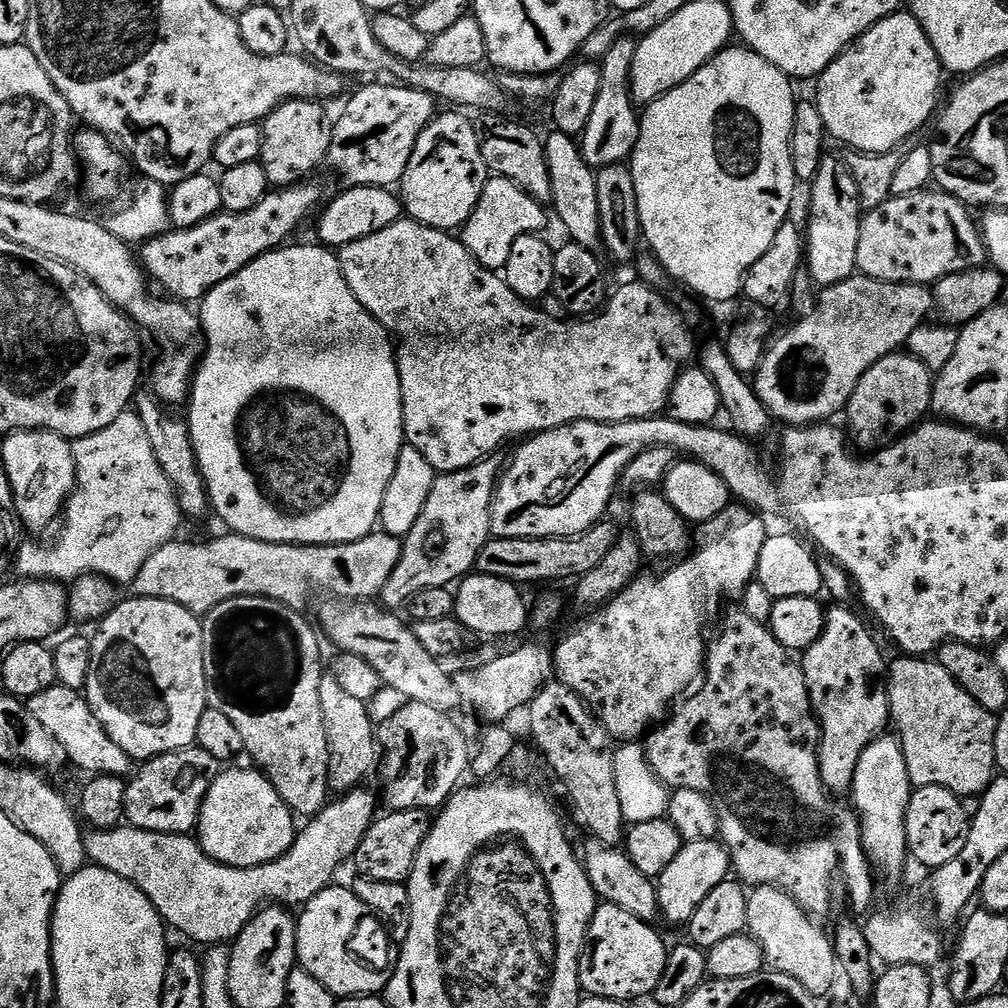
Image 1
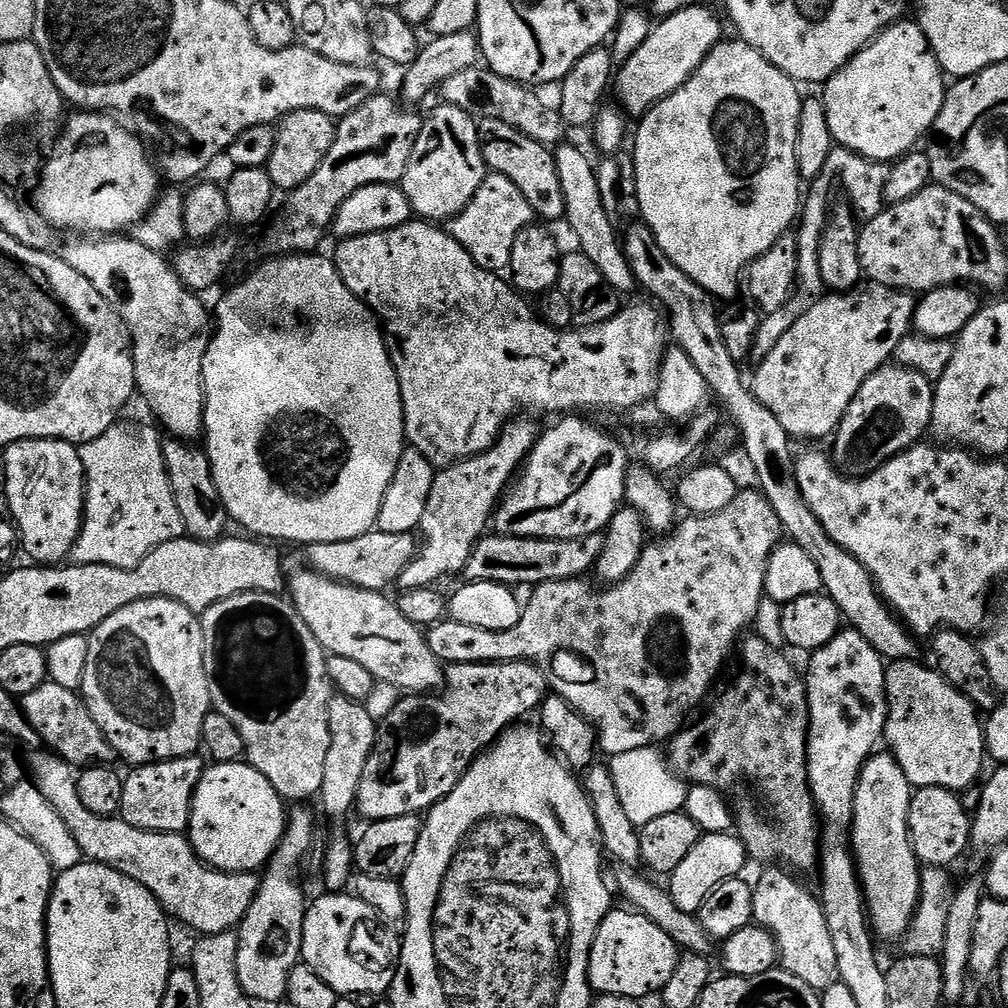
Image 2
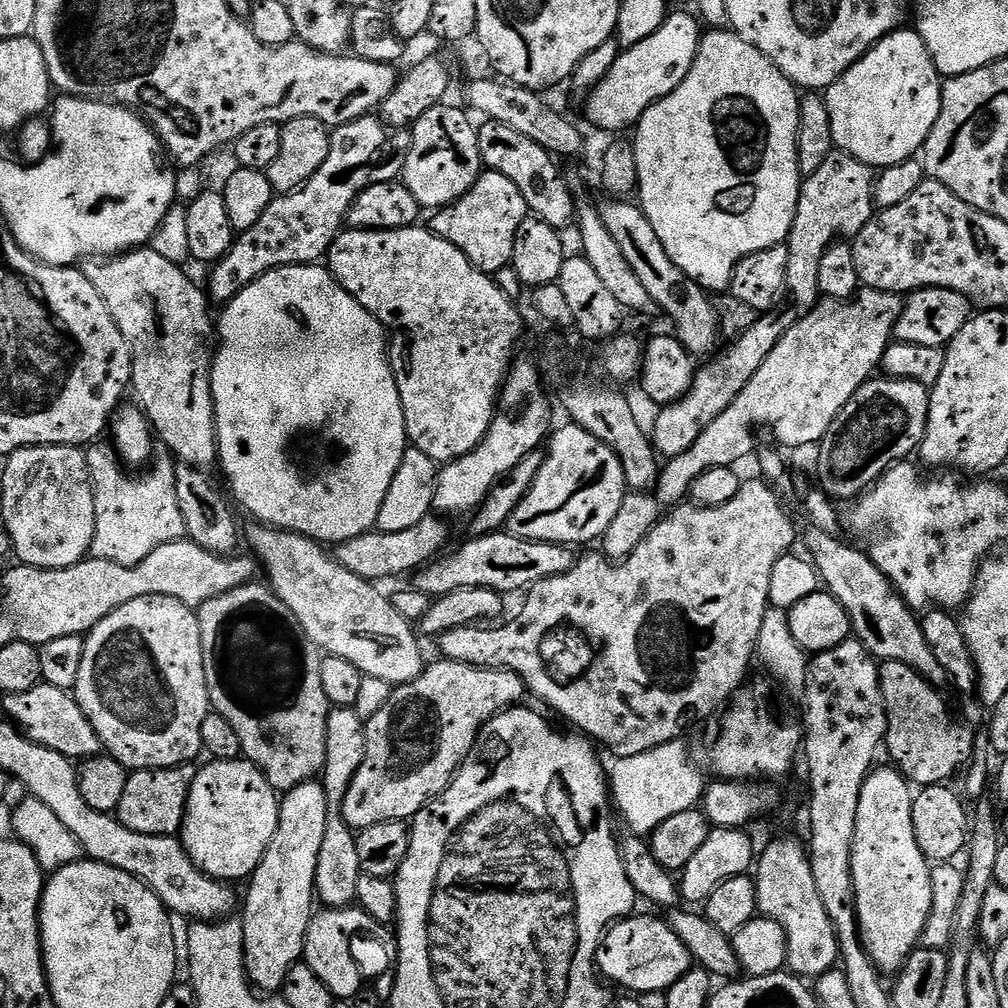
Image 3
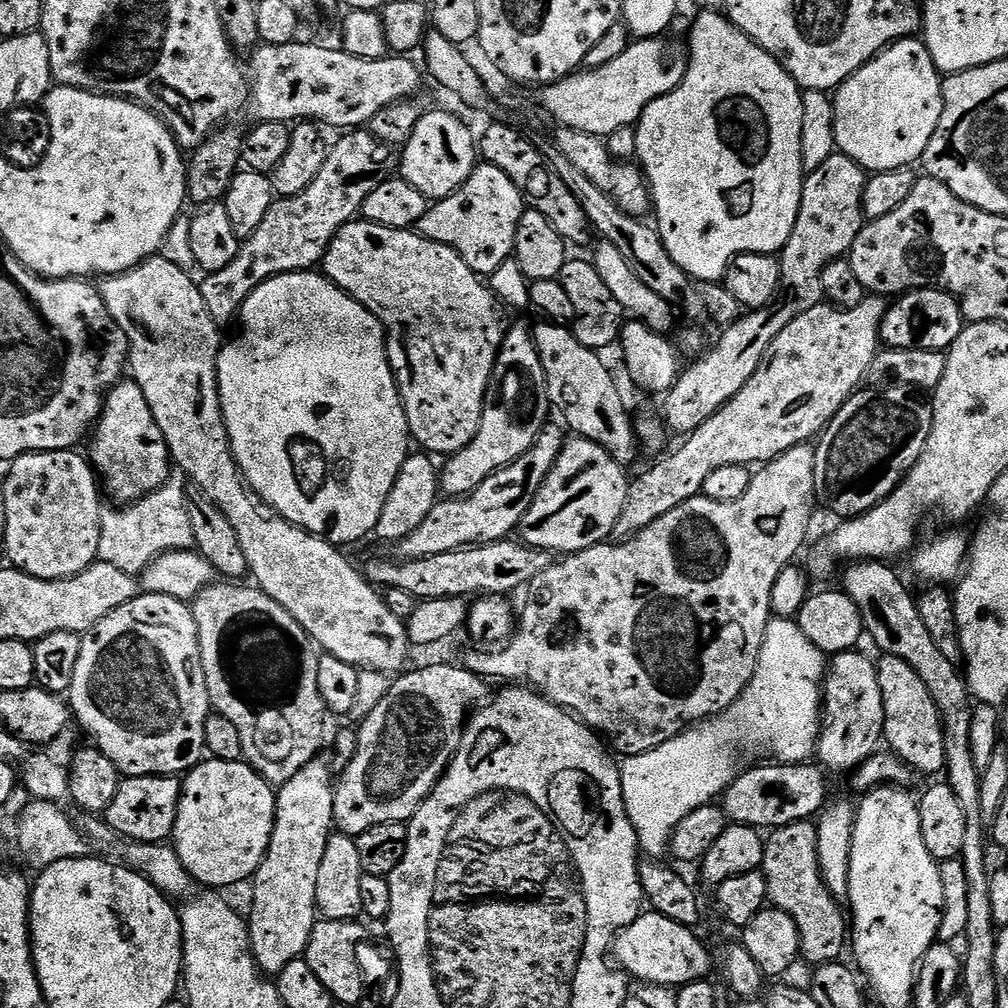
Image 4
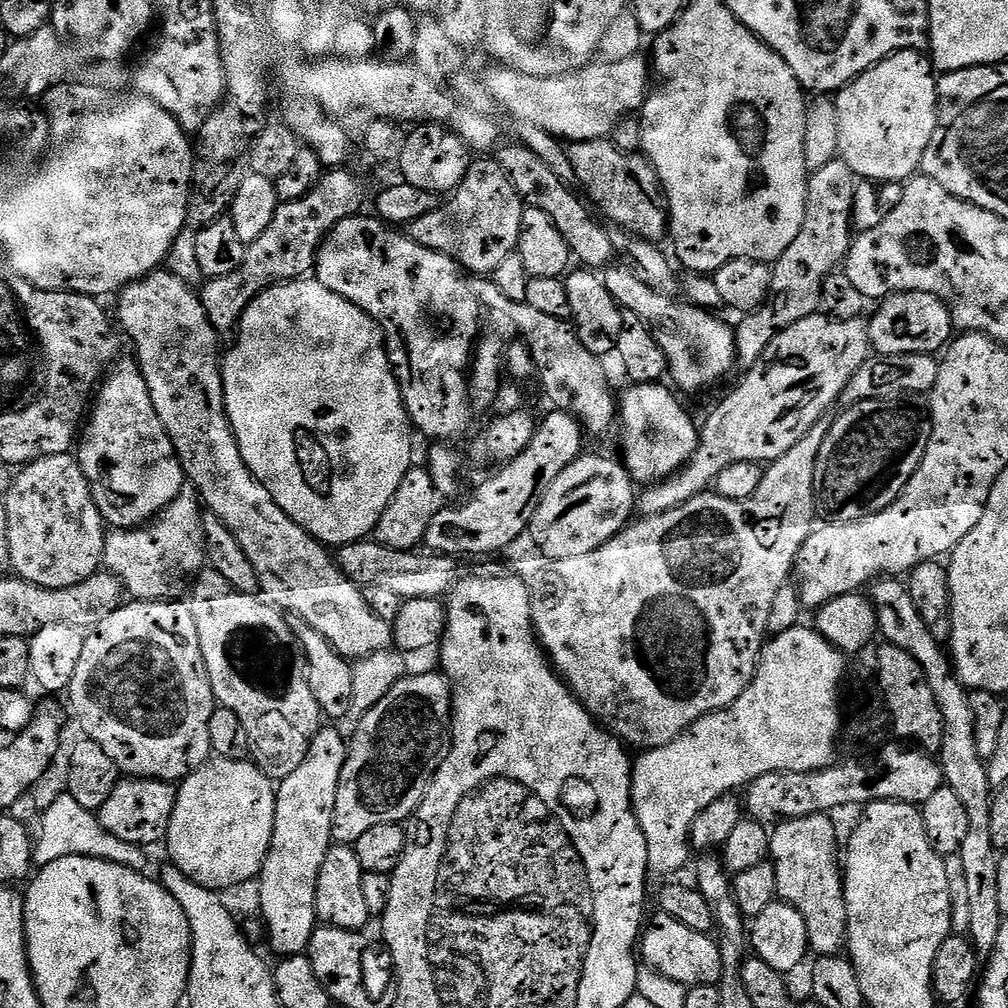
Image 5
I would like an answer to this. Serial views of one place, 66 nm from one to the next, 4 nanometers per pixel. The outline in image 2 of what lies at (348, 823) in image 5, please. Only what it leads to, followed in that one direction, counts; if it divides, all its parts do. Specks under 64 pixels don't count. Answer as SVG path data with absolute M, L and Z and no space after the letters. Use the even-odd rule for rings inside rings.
M495 660L489 664L454 664L447 669L446 687L443 689L444 696L440 694L404 694L401 695L399 702L386 714L386 718L379 721L376 738L376 748L372 752L372 757L366 762L366 770L362 774L362 782L358 786L356 795L355 811L365 816L365 821L385 820L386 818L402 818L403 816L415 816L417 814L427 813L433 804L437 804L450 790L454 790L456 783L464 776L465 770L471 761L475 760L481 752L489 746L496 743L496 737L504 731L505 728L523 721L527 712L535 713L540 707L540 701L546 695L546 681L544 673L536 667L535 664L528 663L527 660Z

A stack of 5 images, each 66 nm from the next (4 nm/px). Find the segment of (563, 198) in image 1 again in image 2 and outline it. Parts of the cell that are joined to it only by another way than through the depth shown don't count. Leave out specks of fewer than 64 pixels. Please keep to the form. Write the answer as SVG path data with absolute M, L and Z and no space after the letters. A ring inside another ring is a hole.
M564 142L555 149L556 165L558 166L558 179L562 181L562 198L566 198L564 220L572 227L576 235L579 251L583 252L606 282L610 282L612 289L618 294L625 294L634 288L634 277L630 270L630 262L626 258L621 241L618 239L617 225L606 214L606 206L602 206L602 194L598 194L598 178L596 177L596 164L586 153L574 145Z

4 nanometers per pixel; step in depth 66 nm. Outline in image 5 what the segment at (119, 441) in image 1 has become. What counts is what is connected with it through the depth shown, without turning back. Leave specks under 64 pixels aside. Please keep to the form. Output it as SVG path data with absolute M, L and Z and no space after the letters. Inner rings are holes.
M185 486L155 520L138 528L117 528L104 537L103 567L120 579L132 600L167 600L173 595L175 572L196 574L205 567L202 501L195 488Z

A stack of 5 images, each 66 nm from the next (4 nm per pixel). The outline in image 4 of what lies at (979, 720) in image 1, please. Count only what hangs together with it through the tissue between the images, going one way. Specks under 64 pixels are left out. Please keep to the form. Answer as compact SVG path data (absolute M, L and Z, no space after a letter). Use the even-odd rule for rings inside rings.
M881 655L876 660L876 673L884 703L884 740L887 747L907 762L915 773L943 773L948 762L946 729L938 706L934 706L934 698L930 698L930 690L926 690L926 682L922 682L915 670L897 656Z

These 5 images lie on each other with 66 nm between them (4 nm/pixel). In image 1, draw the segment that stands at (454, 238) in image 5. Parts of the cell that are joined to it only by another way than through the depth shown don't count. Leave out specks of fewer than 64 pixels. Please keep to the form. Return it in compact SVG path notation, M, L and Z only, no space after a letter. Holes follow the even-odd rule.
M493 175L484 188L482 198L464 223L462 239L470 254L483 268L502 270L510 258L510 249L518 238L543 233L548 224L545 205L542 205L530 194L526 194L510 178Z

